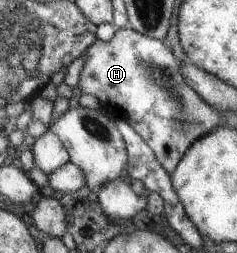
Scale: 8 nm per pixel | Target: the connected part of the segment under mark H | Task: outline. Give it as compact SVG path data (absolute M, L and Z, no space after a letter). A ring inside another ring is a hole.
M127 26L115 27L115 33L109 41L96 38L96 41L85 49L83 58L85 58L85 65L78 81L82 93L97 97L103 111L127 120L143 141L151 147L157 161L168 174L176 170L177 163L184 157L185 151L197 139L203 138L207 131L215 129L217 109L213 109L213 106L202 96L197 95L193 87L189 87L185 75L181 73L179 61L173 57L169 47L165 47L161 41L148 35L141 35Z

